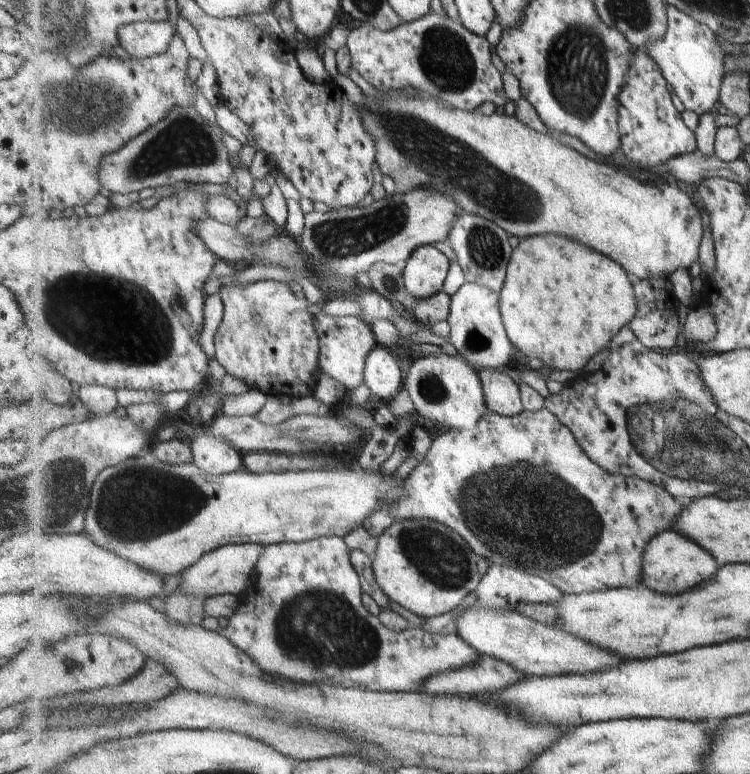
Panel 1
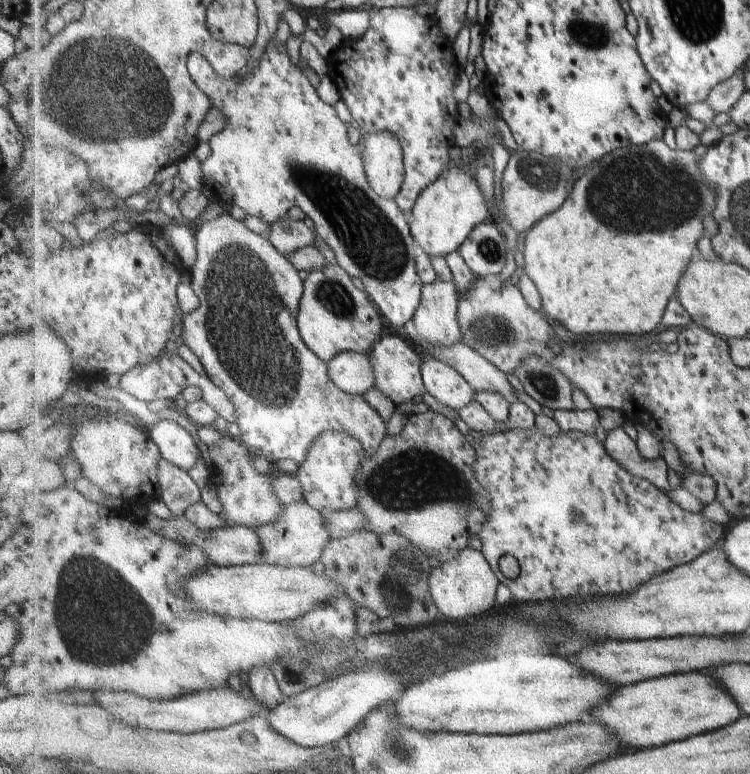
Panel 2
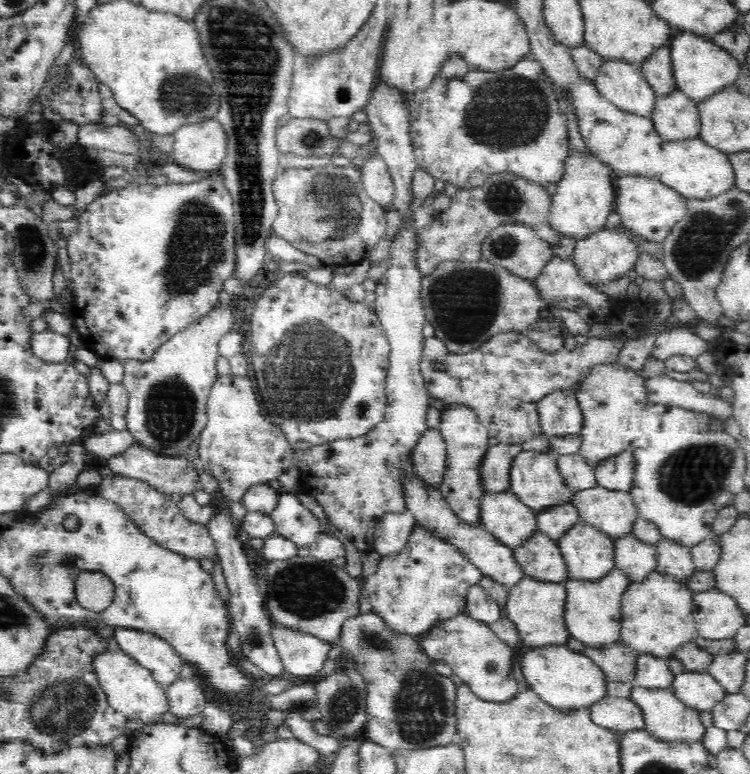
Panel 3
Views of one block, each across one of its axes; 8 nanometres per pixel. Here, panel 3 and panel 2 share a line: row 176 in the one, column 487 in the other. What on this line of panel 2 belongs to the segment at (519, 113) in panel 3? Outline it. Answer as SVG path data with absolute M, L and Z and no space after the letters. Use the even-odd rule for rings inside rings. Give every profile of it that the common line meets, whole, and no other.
M537 426L524 430L523 428L513 428L513 430L499 430L499 432L485 432L483 436L476 440L475 450L478 454L478 462L475 462L476 476L491 492L493 497L493 512L487 522L483 522L483 530L479 532L478 539L482 544L482 554L487 562L494 568L498 580L507 586L512 597L519 602L546 603L546 602L568 602L578 597L594 597L605 594L621 594L621 592L635 592L643 584L651 581L651 578L674 570L677 566L694 562L701 554L712 550L724 539L724 526L722 524L707 520L699 511L696 514L684 510L681 506L671 502L669 498L653 483L646 479L631 474L629 470L619 460L609 455L605 442L599 442L595 434L583 433L577 430L571 432L561 432L559 436L551 438L545 436ZM511 555L519 566L520 573L514 580L509 580L501 570L499 562L503 556Z

